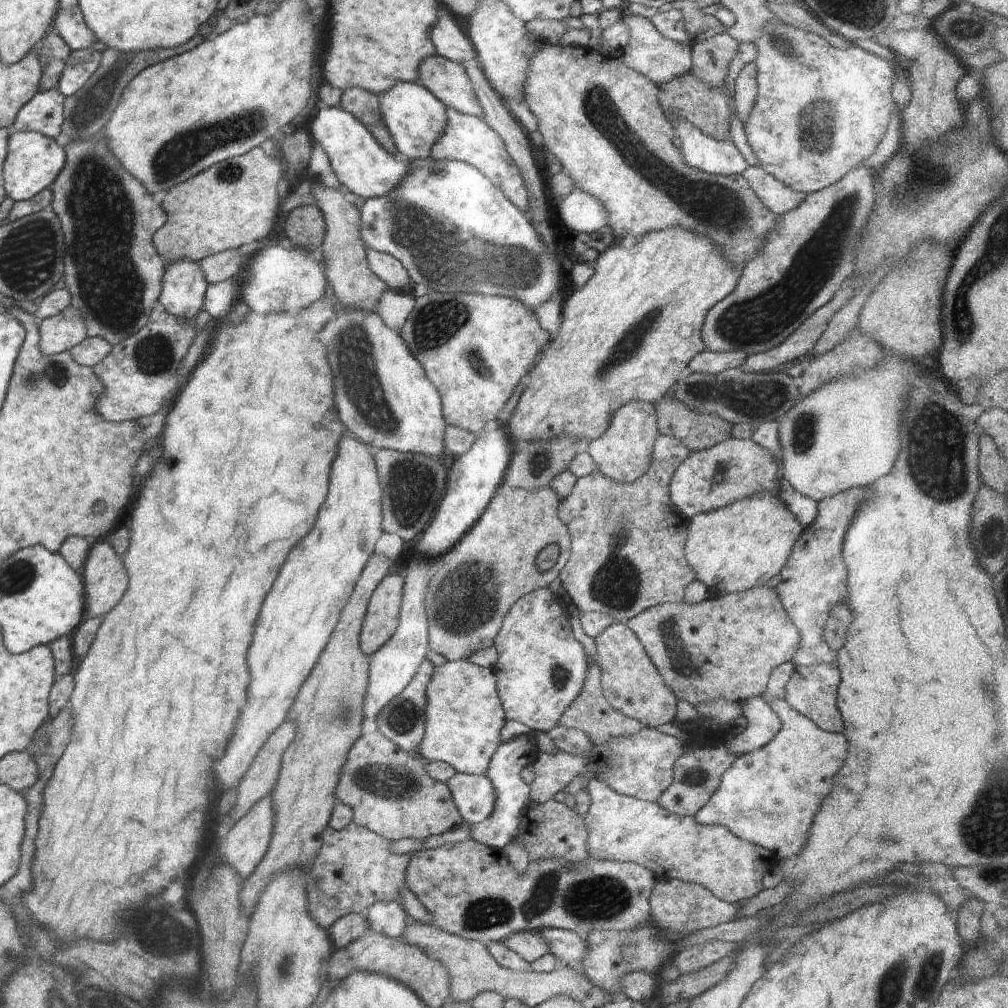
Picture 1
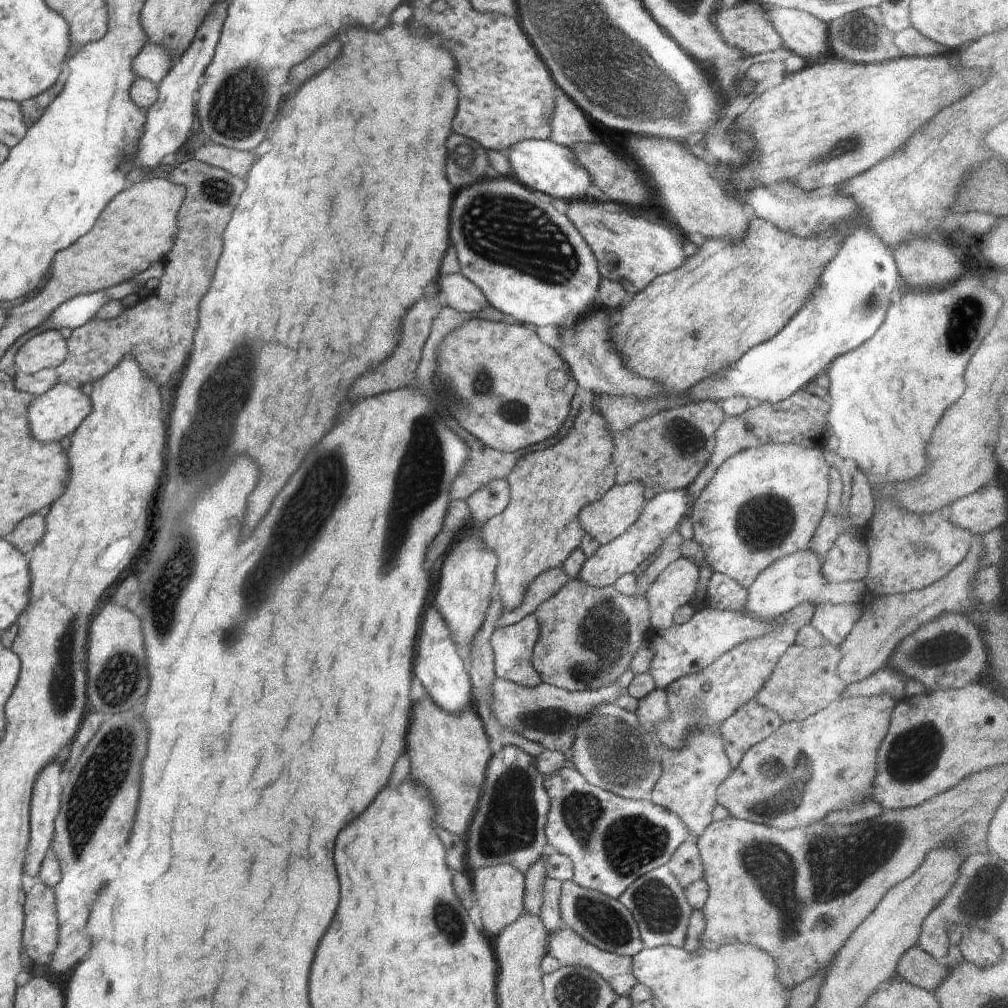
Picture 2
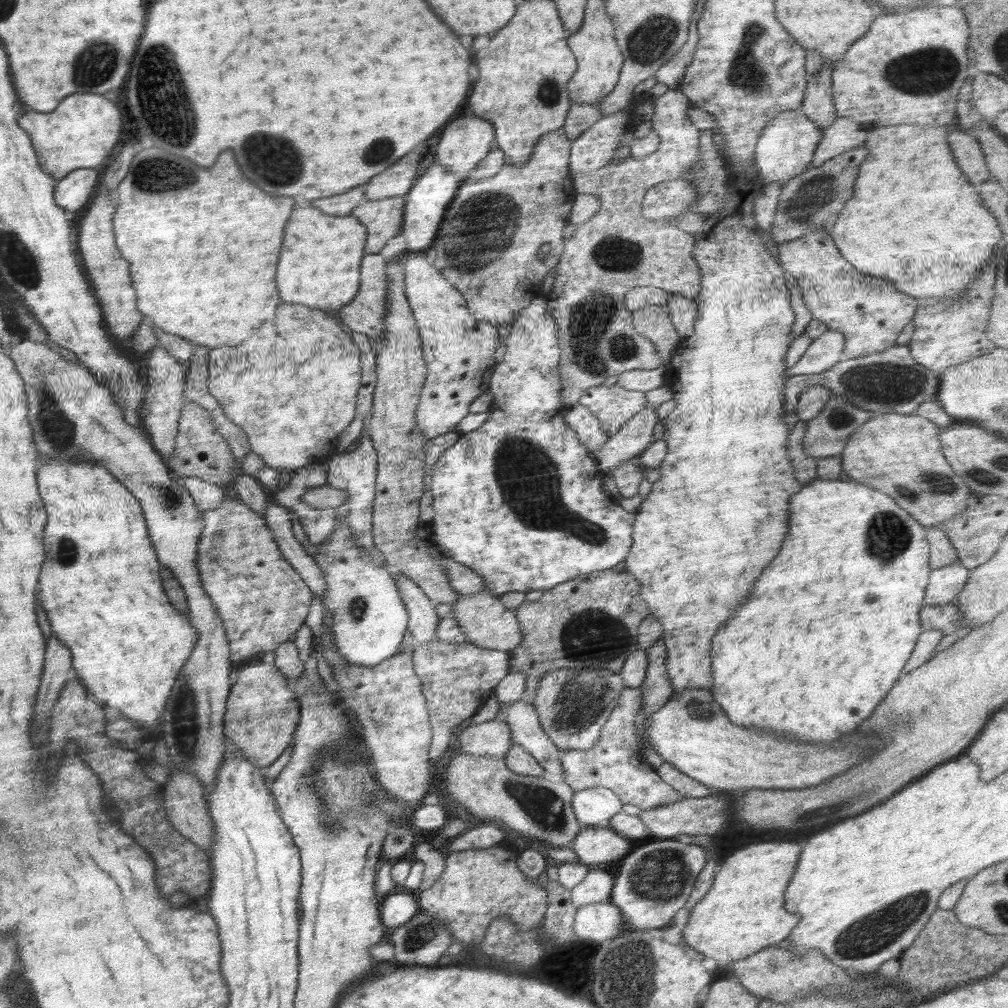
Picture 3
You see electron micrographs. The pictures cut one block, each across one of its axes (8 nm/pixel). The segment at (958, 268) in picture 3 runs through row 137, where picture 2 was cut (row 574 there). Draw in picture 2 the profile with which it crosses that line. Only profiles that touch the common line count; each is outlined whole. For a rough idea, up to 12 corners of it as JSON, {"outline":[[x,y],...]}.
{"outline":[[876,508],[868,592],[922,590],[975,537],[948,520]]}

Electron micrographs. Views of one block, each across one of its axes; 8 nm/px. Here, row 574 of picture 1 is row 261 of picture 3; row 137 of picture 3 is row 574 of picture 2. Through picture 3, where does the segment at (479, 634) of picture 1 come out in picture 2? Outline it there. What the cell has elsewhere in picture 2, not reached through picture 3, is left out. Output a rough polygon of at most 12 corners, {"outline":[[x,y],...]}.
{"outline":[[562,566],[533,581],[524,601],[506,611],[496,626],[518,623],[569,580]]}

